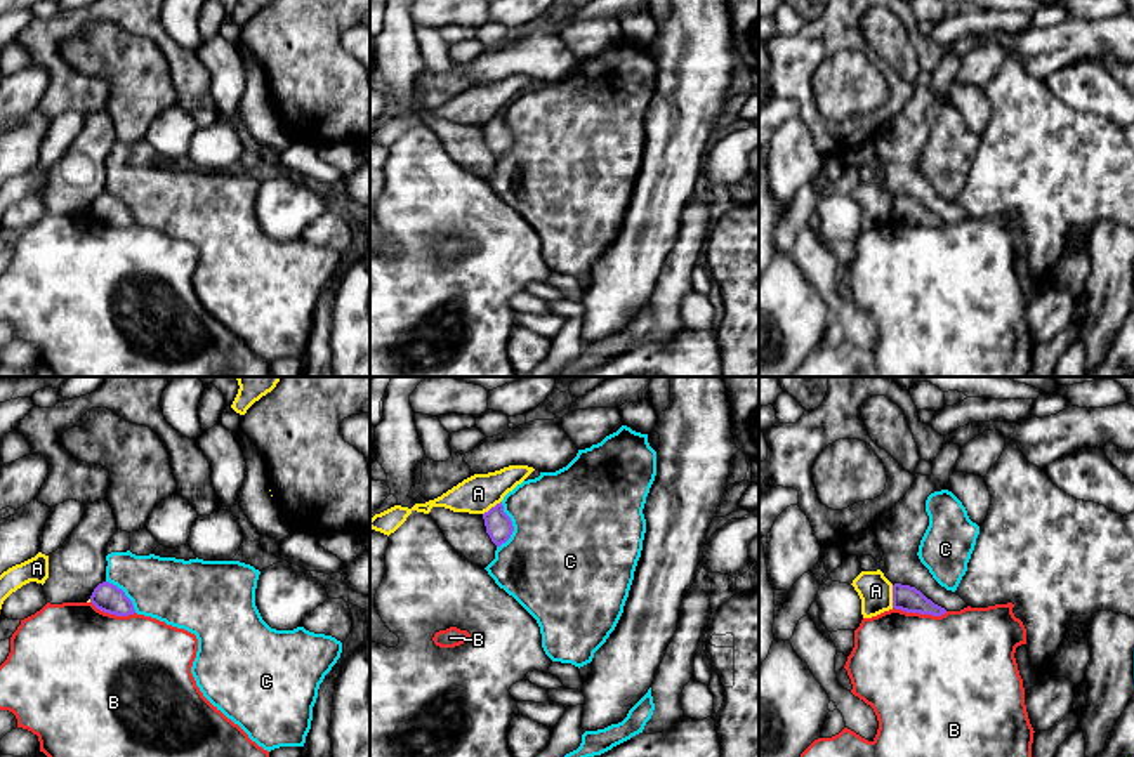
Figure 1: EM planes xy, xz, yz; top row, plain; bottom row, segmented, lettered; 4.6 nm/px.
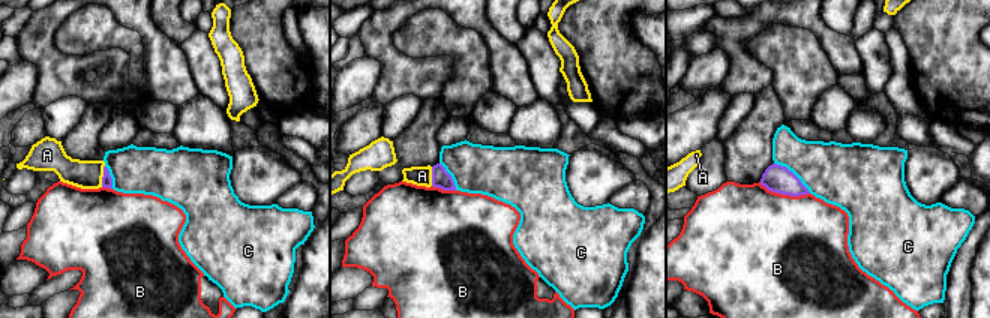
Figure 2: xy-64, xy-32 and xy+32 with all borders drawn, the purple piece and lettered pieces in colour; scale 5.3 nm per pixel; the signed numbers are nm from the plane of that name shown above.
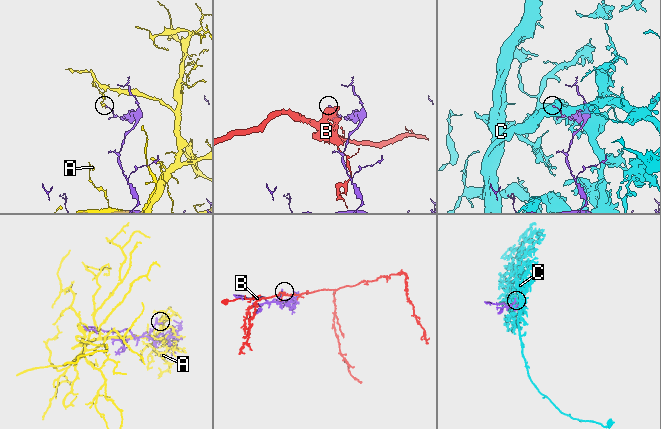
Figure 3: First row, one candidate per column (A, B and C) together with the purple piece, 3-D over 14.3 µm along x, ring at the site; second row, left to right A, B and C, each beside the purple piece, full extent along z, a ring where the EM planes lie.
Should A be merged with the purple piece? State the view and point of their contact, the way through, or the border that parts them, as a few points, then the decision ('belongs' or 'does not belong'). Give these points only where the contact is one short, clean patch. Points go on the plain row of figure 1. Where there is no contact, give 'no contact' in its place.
contact yz (893, 207); border yz (891, 197), (893, 217); does not belong

